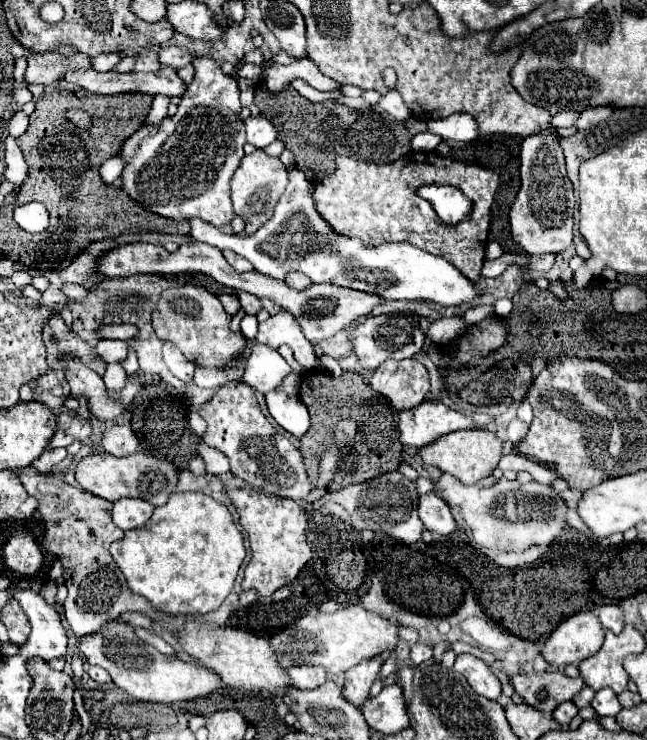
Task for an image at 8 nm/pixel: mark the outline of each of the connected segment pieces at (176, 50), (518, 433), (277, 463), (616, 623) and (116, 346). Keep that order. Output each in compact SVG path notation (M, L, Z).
M174 45L172 49L160 49L158 55L160 55L162 65L174 67L174 69L188 67L194 61L194 55L190 53L190 49L188 47L178 47L178 45Z
M519 419L512 420L507 427L507 436L512 443L522 440L529 429L529 425Z
M238 381L222 385L200 407L198 413L208 423L204 441L220 449L230 459L230 471L236 477L244 479L254 489L262 489L270 495L288 497L294 501L300 501L310 493L310 481L300 451L262 415L254 391L250 391L246 383Z
M604 605L604 607L600 607L598 617L600 617L602 625L606 629L610 629L612 633L616 633L616 635L624 629L624 613L622 613L622 609L618 605Z
M102 339L102 341L98 341L96 349L98 349L98 355L102 357L102 361L106 361L106 363L122 363L126 359L126 353L128 353L128 343L126 341Z

